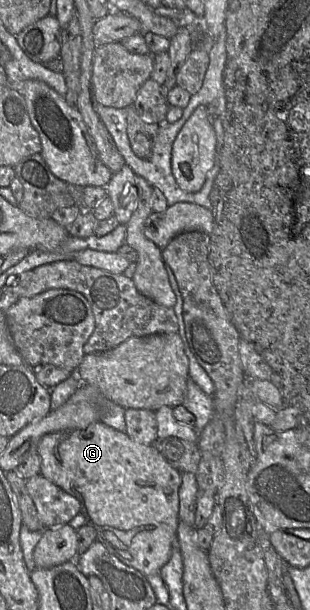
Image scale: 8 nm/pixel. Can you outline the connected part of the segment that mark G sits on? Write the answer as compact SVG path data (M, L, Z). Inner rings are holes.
M100 421L92 423L83 430L67 430L44 435L37 446L37 454L41 459L40 475L75 497L81 505L81 513L87 525L96 531L97 540L107 550L115 555L122 563L133 567L145 576L159 574L160 569L169 561L172 555L174 541L177 539L179 519L179 488L182 483L182 474L173 468L154 445L143 445L132 440L126 432L117 431Z

